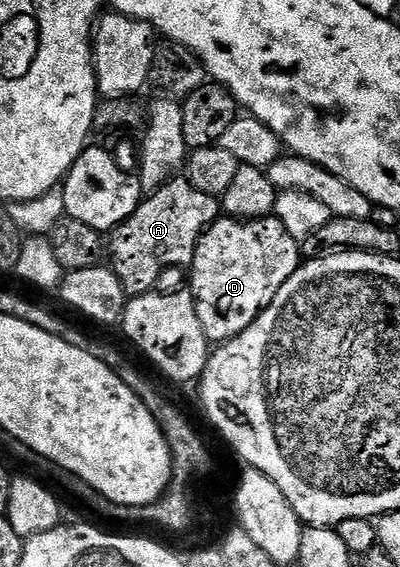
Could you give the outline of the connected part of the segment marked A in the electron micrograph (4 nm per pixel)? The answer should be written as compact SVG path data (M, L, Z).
M174 177L162 184L153 193L147 194L139 203L138 208L129 215L125 221L114 228L108 239L108 255L114 258L112 267L120 276L122 287L127 296L145 295L155 290L158 274L169 267L182 267L193 264L194 251L198 247L198 239L202 232L219 218L220 203L217 198L208 193L200 193L185 177Z

